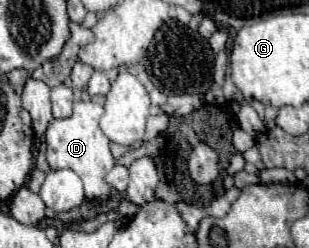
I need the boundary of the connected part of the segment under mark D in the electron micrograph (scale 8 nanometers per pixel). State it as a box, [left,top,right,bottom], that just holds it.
[46,101,116,201]

